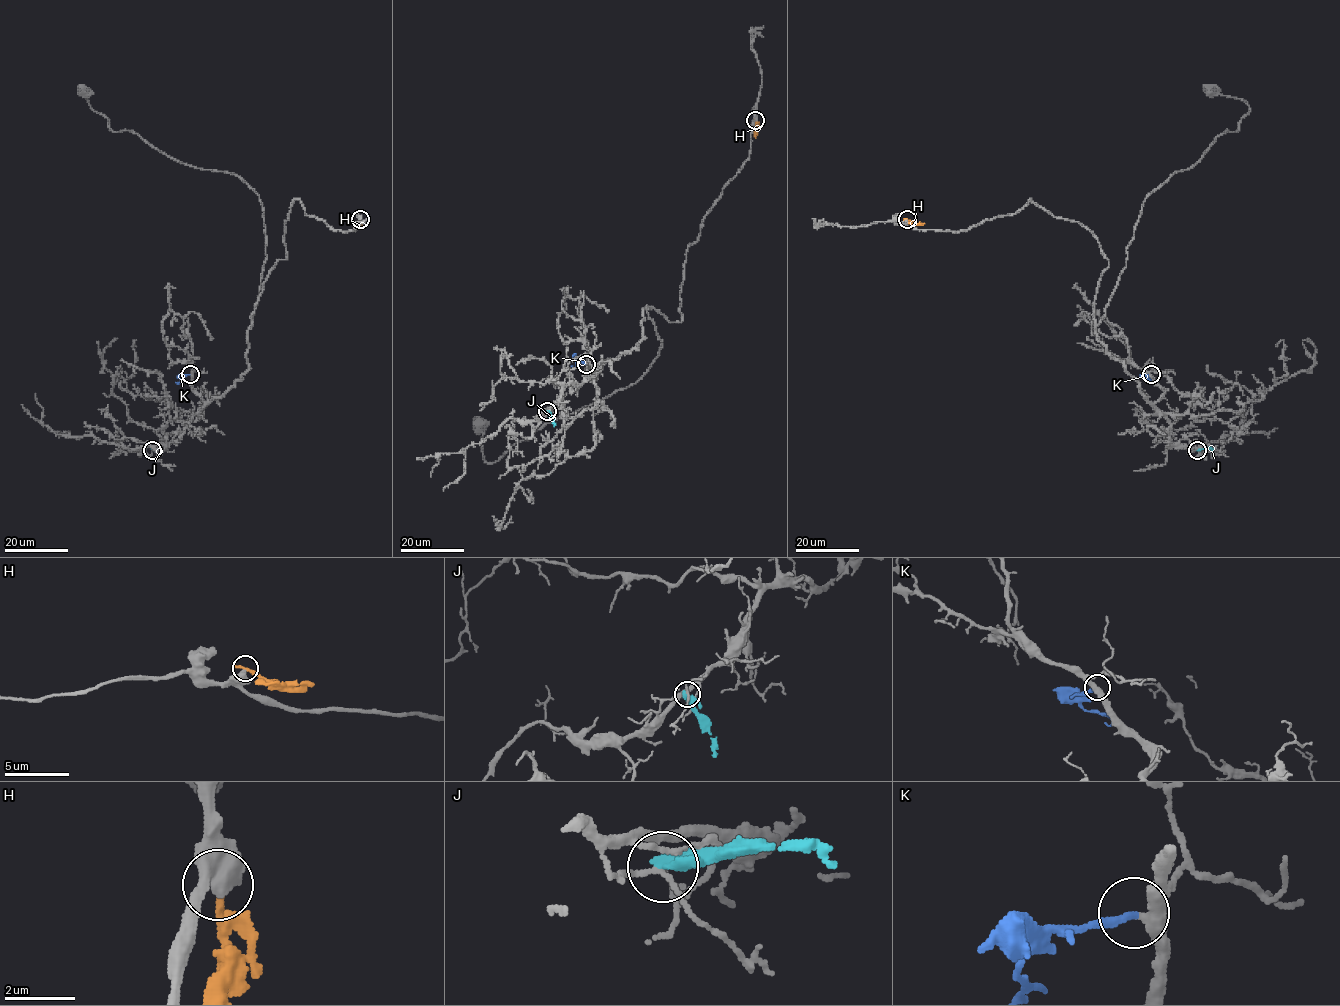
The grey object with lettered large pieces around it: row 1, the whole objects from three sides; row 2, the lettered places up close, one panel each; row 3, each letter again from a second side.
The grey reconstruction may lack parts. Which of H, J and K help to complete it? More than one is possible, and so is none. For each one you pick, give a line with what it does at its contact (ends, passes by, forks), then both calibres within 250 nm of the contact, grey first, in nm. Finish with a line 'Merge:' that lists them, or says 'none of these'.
K: It ends there. Thickness 360 nm (grey) against 200 nm
Merge: K

